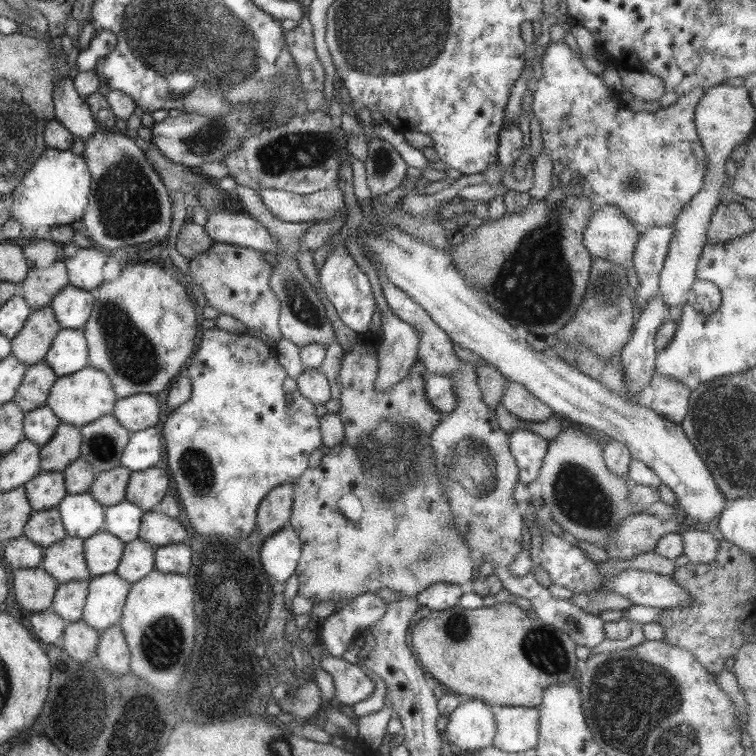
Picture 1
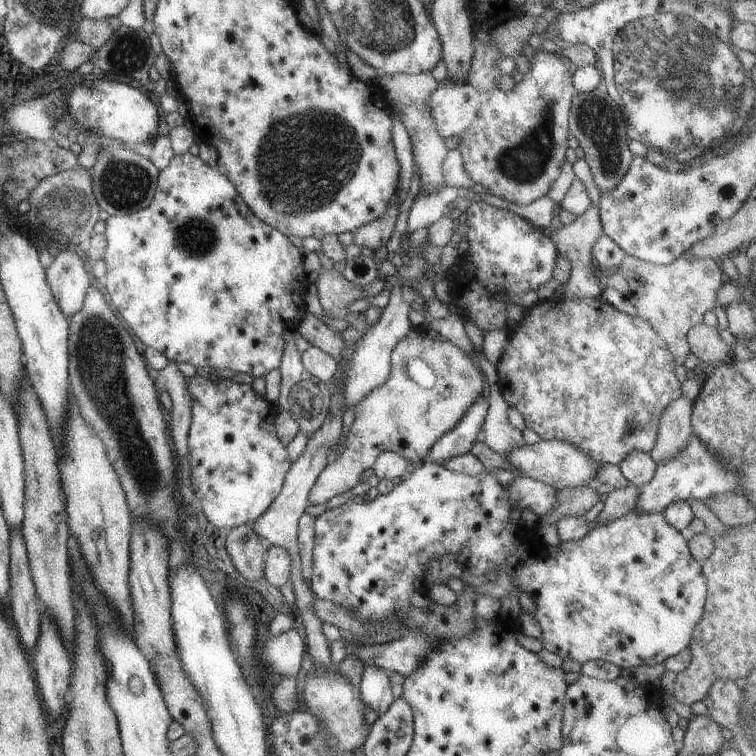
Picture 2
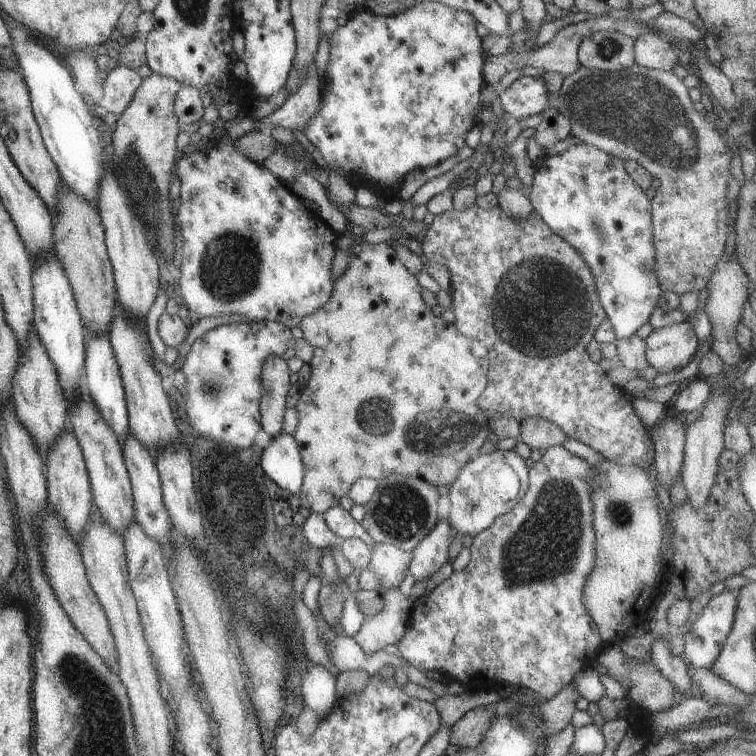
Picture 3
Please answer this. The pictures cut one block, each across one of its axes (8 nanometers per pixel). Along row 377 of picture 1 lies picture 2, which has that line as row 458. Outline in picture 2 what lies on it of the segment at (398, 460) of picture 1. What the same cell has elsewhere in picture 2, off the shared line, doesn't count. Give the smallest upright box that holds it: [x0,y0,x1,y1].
[307,325,483,505]

